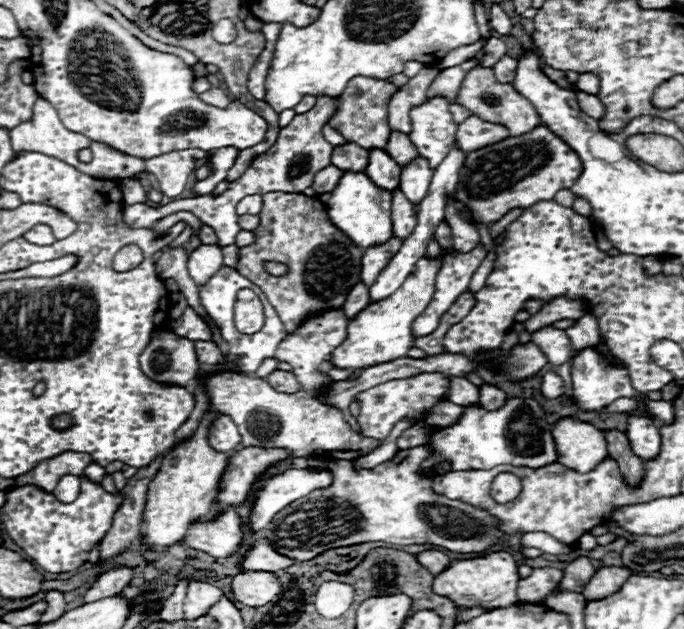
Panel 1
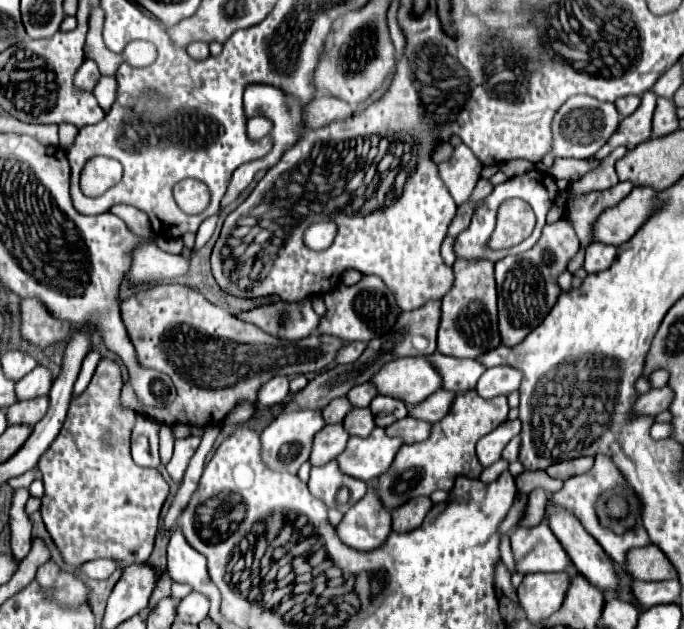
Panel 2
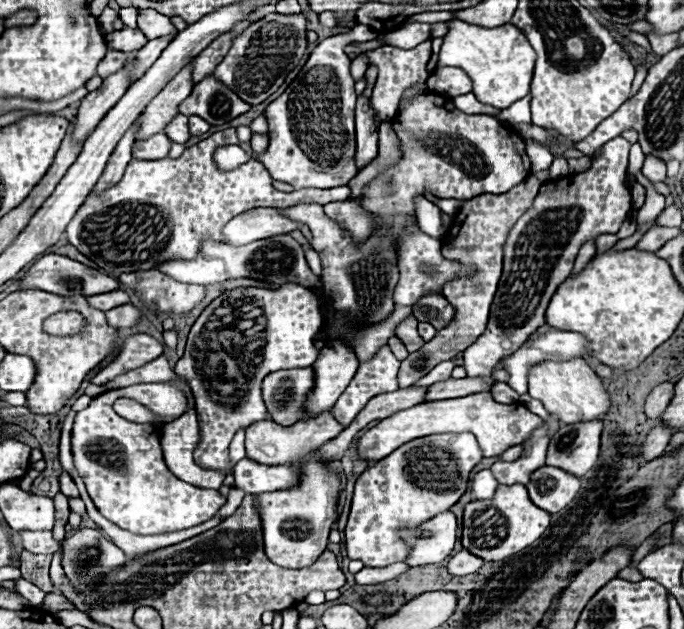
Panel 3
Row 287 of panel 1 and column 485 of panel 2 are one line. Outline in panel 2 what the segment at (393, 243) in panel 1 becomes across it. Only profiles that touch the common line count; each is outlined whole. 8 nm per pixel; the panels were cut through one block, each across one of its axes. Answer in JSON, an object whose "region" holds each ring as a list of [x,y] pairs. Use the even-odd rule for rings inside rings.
{"region":[[[432,354],[428,360],[434,364],[434,368],[440,370],[444,388],[456,394],[464,394],[468,390],[474,390],[478,378],[486,372],[486,368],[478,360],[468,358],[450,358],[442,354]]]}

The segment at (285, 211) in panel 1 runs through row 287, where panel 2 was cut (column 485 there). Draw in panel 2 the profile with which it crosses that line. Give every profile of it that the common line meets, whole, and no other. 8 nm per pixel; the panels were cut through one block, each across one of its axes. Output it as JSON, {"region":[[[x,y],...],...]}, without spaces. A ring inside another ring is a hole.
{"region":[[[466,260],[454,262],[454,288],[442,298],[442,316],[438,328],[438,352],[454,358],[478,358],[502,344],[498,334],[498,310],[496,310],[496,282],[494,262],[490,260]]]}

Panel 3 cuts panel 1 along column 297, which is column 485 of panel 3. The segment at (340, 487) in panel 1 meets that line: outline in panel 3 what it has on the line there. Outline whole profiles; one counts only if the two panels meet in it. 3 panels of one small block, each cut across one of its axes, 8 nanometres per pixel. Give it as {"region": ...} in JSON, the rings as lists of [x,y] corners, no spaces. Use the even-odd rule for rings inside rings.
{"region":[[[498,486],[498,494],[490,502],[470,502],[464,510],[464,532],[462,544],[472,554],[480,556],[486,562],[504,560],[538,540],[550,526],[550,514],[538,510],[528,498],[524,486]]]}

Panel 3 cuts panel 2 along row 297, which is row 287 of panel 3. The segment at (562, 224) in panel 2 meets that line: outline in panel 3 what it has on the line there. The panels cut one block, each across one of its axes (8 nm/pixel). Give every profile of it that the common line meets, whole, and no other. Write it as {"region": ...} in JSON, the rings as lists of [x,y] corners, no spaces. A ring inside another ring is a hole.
{"region":[[[616,137],[606,142],[600,154],[592,160],[590,168],[586,172],[570,176],[568,184],[566,184],[566,178],[558,178],[550,184],[542,184],[528,212],[520,216],[518,222],[512,226],[504,244],[502,278],[490,308],[490,320],[488,320],[486,332],[472,346],[464,350],[464,368],[468,376],[490,378],[494,364],[498,364],[504,356],[514,354],[530,338],[530,334],[534,334],[546,322],[544,314],[550,304],[550,298],[554,296],[554,290],[558,290],[558,286],[572,274],[572,266],[580,246],[592,238],[598,238],[600,234],[616,234],[622,222],[626,220],[626,216],[630,216],[632,198],[626,182],[628,150],[630,150],[630,142],[623,137]]]}

